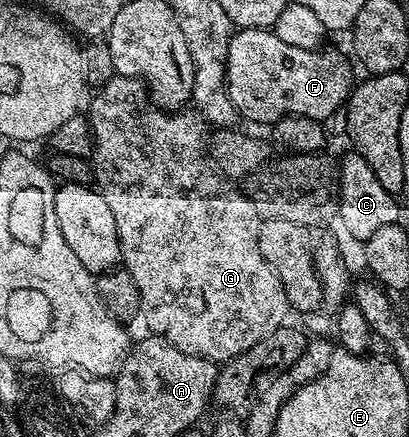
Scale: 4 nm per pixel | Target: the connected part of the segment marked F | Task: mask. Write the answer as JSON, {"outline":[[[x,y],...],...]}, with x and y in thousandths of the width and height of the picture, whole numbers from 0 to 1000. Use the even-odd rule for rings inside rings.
{"outline":[[[658,64],[582,66],[560,92],[550,140],[550,195],[582,263],[665,284],[704,261],[797,275],[822,252],[826,259],[853,222],[868,176],[851,137],[829,117],[792,114],[692,101]]]}

